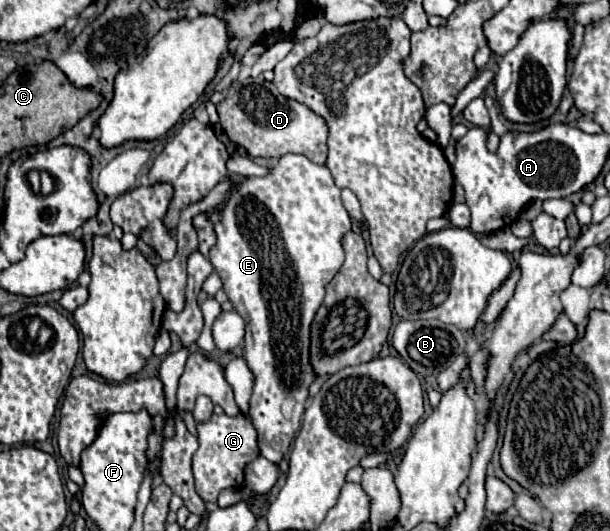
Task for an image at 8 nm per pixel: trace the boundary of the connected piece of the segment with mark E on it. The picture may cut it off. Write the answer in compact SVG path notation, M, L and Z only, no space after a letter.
M283 154L279 158L277 166L273 166L269 174L265 174L265 176L245 176L245 178L233 182L233 188L229 192L229 200L221 208L215 208L211 214L207 214L207 218L213 224L213 230L215 230L215 236L217 236L215 246L209 250L209 260L211 260L215 272L219 274L221 282L223 282L223 290L225 290L229 302L233 304L233 310L245 320L245 352L243 352L243 356L249 362L251 372L255 374L255 388L253 388L253 396L251 396L251 410L249 410L247 416L249 416L249 420L253 422L253 426L255 426L255 430L259 434L257 442L259 442L261 456L265 456L267 460L279 464L281 458L283 458L283 454L289 450L295 434L301 428L301 418L303 418L305 404L307 404L307 398L309 398L309 386L317 378L317 374L315 374L315 370L313 370L313 366L309 362L311 322L315 318L317 308L323 304L327 284L335 278L335 274L339 272L339 268L341 268L341 264L345 260L345 252L343 252L341 240L351 230L351 216L347 214L347 210L341 204L341 190L335 186L329 168L311 162L303 154Z

